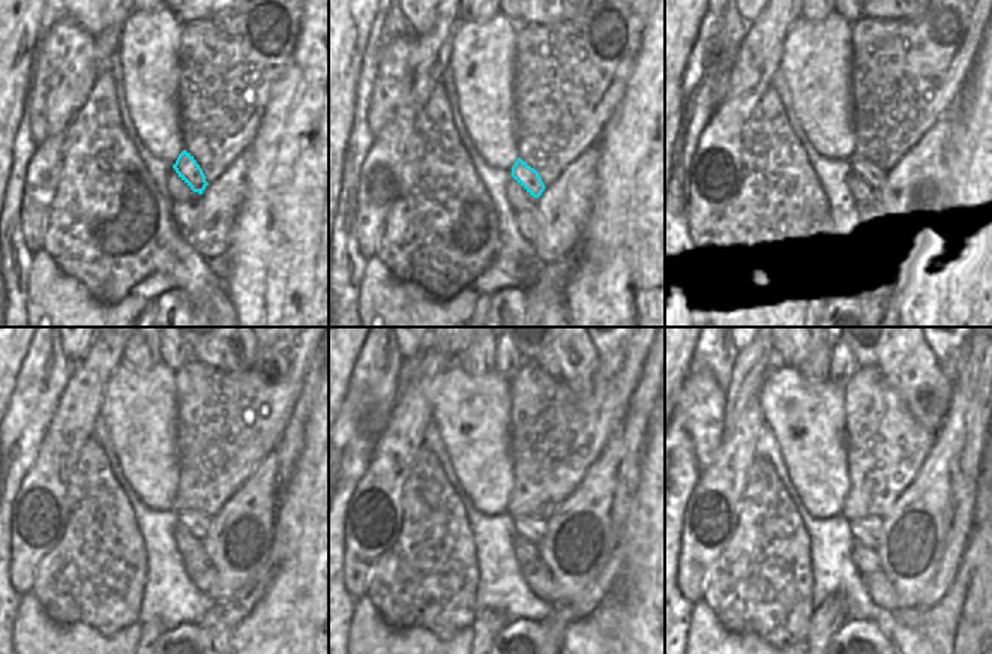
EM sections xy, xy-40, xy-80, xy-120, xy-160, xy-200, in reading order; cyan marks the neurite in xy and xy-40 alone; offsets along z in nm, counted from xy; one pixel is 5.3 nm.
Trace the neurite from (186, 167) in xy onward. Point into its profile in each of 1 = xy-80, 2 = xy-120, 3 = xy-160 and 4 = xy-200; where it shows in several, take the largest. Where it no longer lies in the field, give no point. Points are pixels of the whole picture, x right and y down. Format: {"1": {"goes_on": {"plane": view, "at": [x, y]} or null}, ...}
{"1": {"goes_on": {"plane": "xy-80", "at": [868, 173]}}, "2": {"goes_on": {"plane": "xy-120", "at": [197, 522]}}, "3": {"goes_on": {"plane": "xy-160", "at": [530, 527]}}, "4": {"goes_on": {"plane": "xy-200", "at": [865, 531]}}}

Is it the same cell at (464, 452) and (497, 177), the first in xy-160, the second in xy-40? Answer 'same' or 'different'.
different

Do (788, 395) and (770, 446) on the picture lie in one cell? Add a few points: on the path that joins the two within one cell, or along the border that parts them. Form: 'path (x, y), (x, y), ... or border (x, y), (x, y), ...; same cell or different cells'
border (764, 425), (772, 431), (787, 468); different cells

